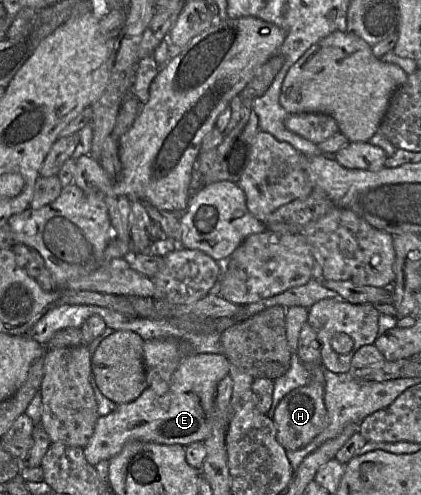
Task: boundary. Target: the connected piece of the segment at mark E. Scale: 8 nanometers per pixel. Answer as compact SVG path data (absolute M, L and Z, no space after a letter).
M198 353L186 357L174 372L165 394L159 395L147 387L136 400L117 405L114 411L98 418L94 433L83 448L85 459L93 466L102 460L109 461L131 440L183 446L203 442L210 433L218 385L230 374L230 367L224 354Z

